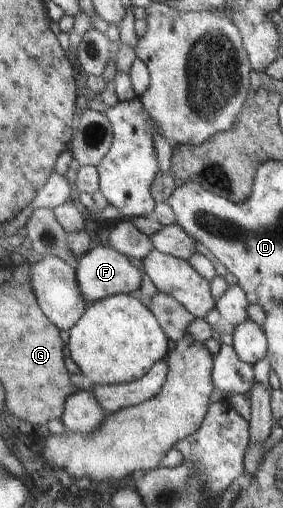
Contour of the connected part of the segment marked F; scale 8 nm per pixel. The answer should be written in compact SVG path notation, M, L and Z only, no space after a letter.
M97 246L97 248L91 250L81 258L80 268L77 270L79 284L85 292L85 298L93 303L141 290L143 288L143 274L145 272L137 264L133 264L133 260L129 256L109 246Z

